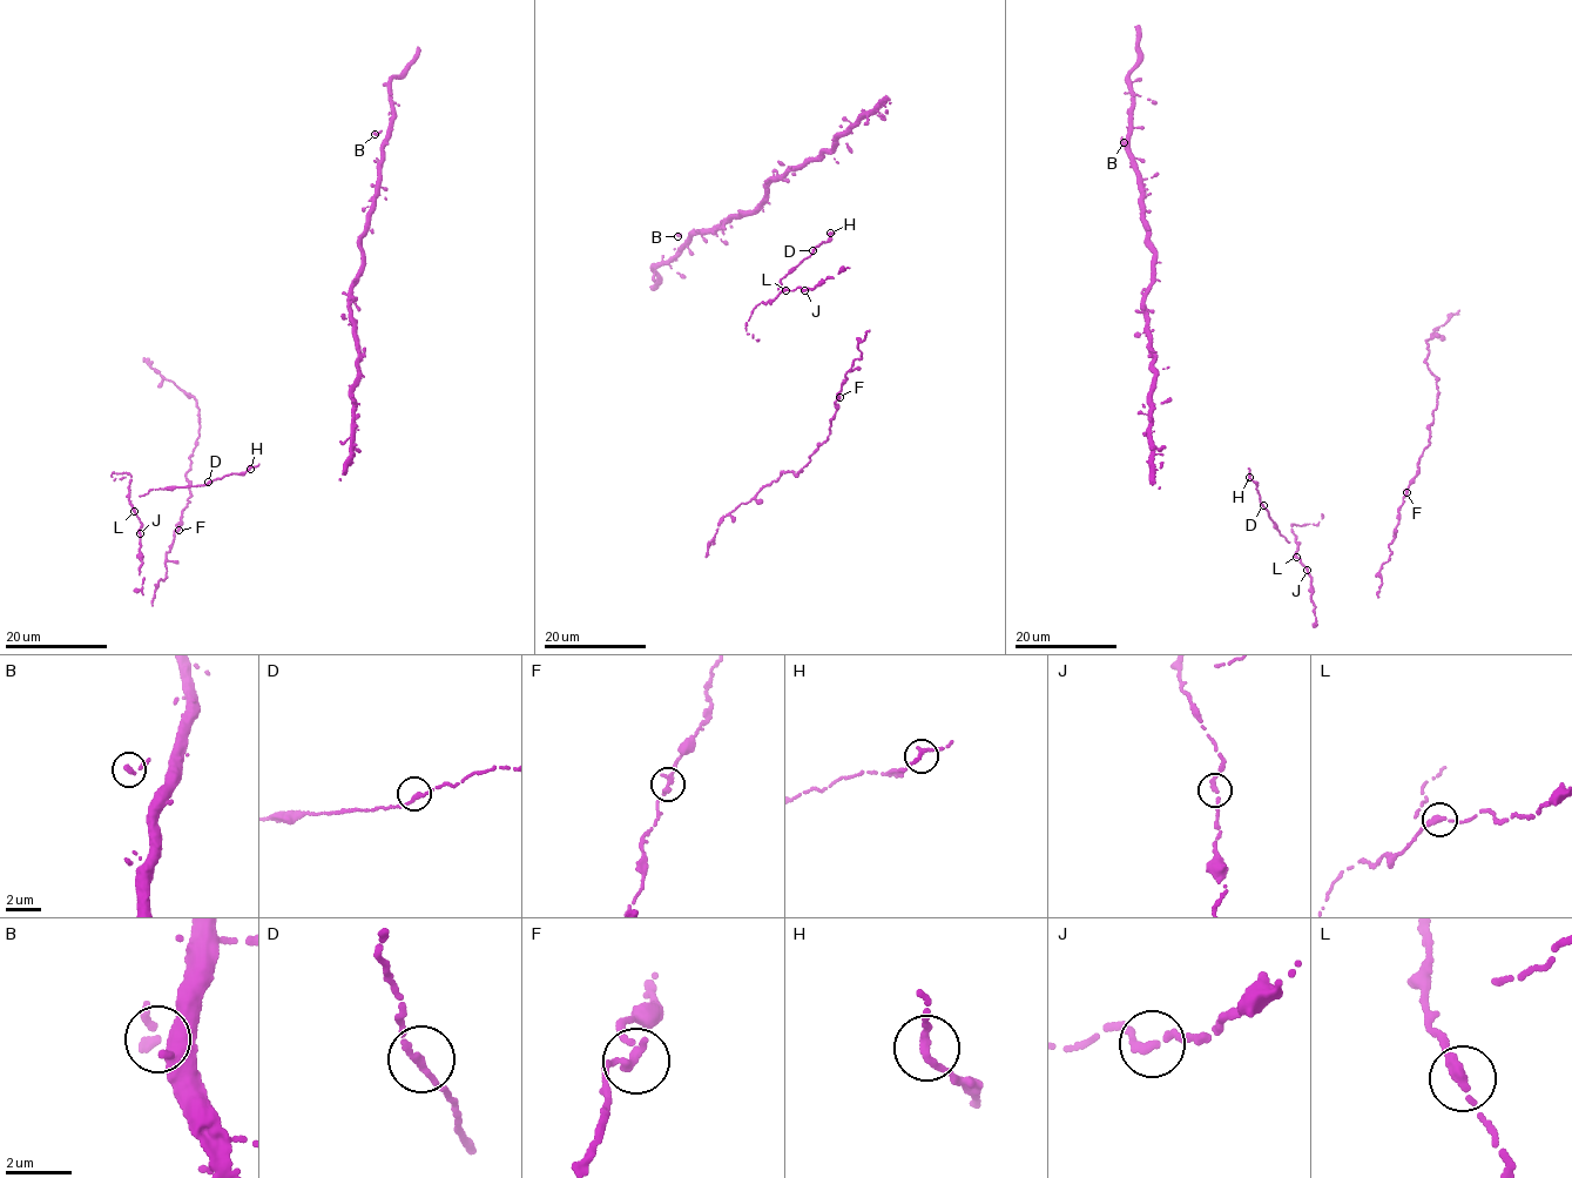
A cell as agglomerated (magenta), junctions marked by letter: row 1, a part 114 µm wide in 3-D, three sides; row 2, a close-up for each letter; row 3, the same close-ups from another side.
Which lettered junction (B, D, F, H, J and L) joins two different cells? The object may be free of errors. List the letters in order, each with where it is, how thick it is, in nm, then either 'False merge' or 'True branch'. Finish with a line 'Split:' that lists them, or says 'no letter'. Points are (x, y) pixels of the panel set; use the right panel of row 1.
B: Place: (1124, 142). Thickness 320 nm. True branch
D: Place: (1263, 505). Thickness 200 nm. True branch
F: Place: (1407, 492). Thickness 240 nm. True branch
H: Place: (1249, 477). Thickness 240 nm. True branch
J: Place: (1307, 570). Thickness 240 nm. True branch
L: Place: (1296, 557). Thickness 280 nm. True branch
Split: no letter

